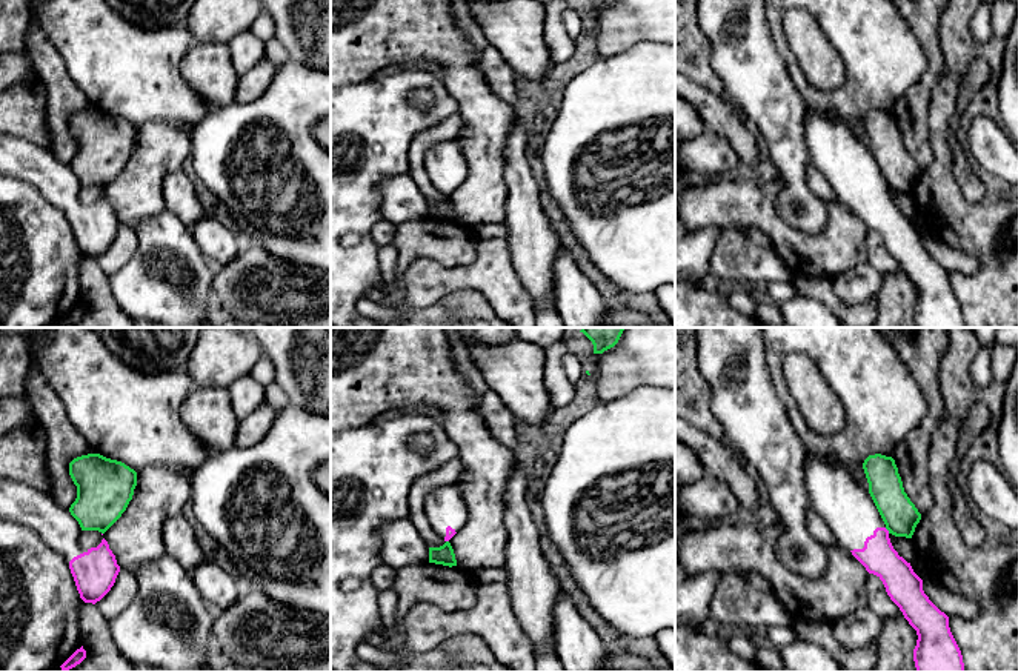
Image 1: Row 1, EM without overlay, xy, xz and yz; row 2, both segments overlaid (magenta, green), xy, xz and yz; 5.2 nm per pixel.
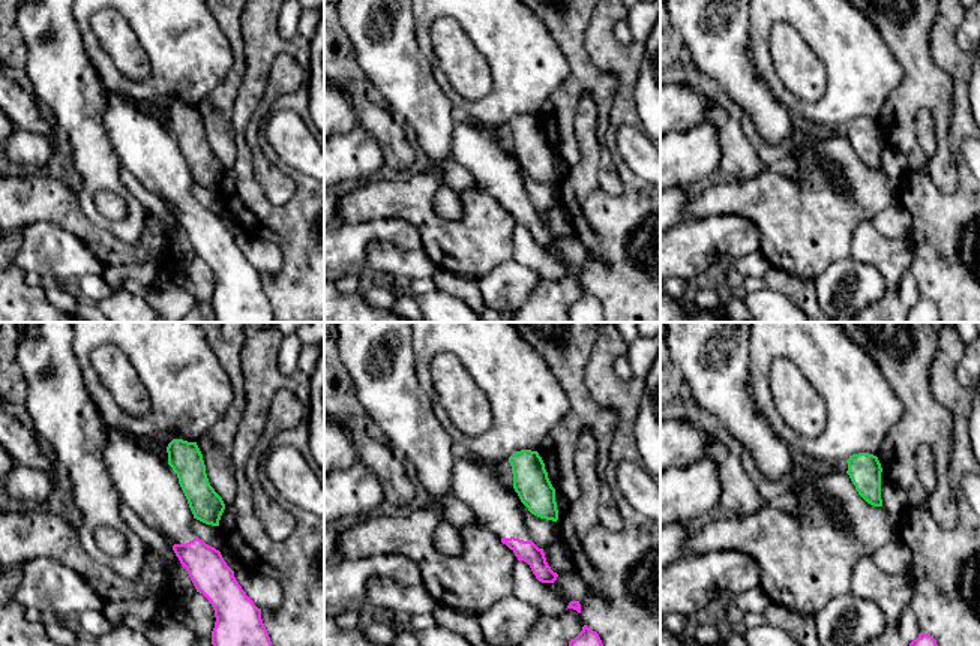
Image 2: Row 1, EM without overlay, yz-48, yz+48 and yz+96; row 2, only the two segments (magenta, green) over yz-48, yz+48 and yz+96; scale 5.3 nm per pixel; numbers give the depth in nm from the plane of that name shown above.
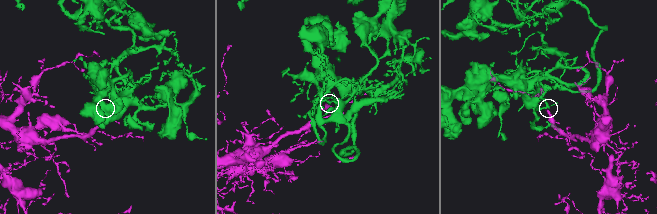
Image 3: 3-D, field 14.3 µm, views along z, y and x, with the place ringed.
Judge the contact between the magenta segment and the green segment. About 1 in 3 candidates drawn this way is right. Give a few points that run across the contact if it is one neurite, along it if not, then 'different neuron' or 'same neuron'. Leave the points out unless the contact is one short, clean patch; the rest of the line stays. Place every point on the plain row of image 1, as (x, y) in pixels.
yz (884, 183), (889, 188) | different neuron

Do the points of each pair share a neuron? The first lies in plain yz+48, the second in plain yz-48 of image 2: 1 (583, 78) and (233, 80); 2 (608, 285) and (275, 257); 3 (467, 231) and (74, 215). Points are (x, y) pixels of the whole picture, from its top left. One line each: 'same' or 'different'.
1: same
2: different
3: same

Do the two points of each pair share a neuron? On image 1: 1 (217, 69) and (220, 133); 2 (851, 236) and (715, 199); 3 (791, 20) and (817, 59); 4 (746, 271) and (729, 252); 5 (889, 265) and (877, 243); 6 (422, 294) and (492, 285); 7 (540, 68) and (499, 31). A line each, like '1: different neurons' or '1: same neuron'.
1: different neurons
2: same neuron
3: same neuron
4: same neuron
5: same neuron
6: same neuron
7: same neuron

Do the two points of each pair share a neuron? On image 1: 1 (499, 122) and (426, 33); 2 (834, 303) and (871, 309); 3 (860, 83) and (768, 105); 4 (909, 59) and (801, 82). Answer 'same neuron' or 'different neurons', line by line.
1: same neuron
2: same neuron
3: different neurons
4: same neuron

